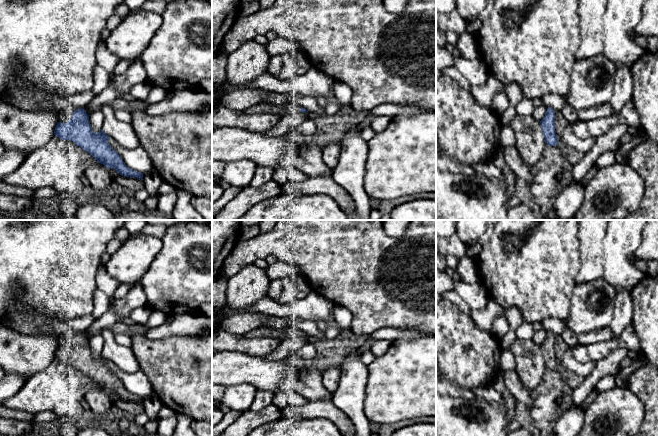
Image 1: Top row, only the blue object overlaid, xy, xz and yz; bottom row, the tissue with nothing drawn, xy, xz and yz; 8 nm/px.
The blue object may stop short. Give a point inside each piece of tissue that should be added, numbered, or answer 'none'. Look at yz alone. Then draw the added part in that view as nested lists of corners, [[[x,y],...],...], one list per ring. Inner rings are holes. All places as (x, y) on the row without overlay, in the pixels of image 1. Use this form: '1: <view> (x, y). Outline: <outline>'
none

